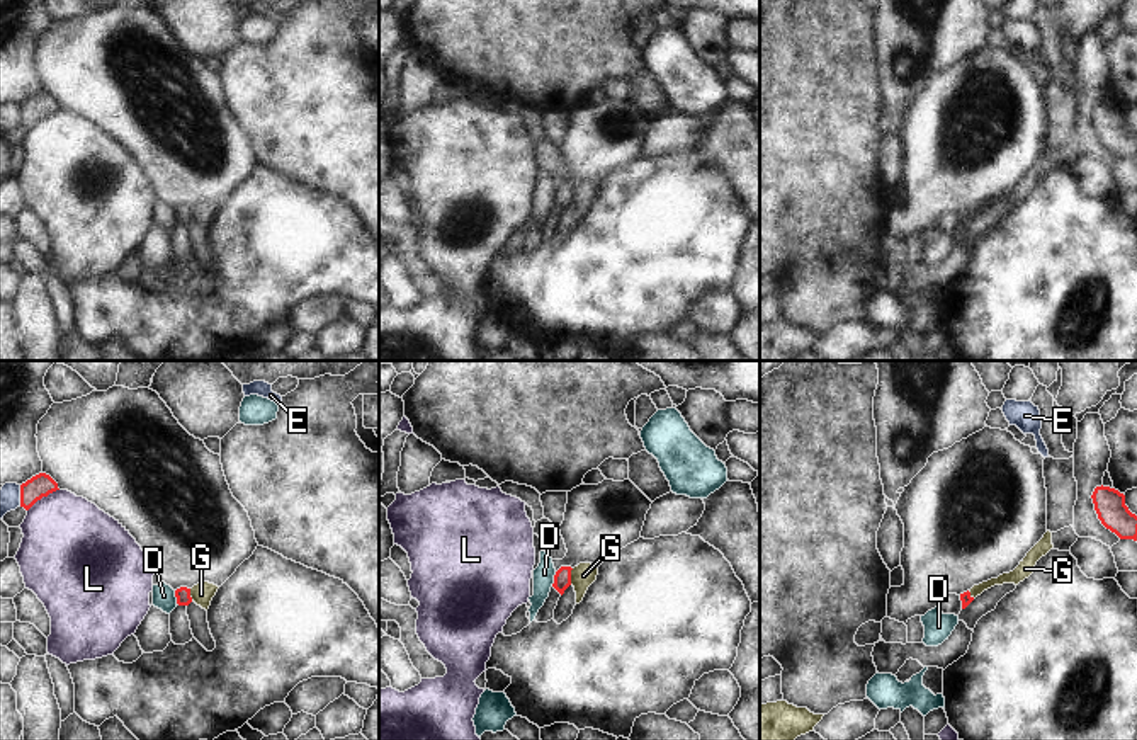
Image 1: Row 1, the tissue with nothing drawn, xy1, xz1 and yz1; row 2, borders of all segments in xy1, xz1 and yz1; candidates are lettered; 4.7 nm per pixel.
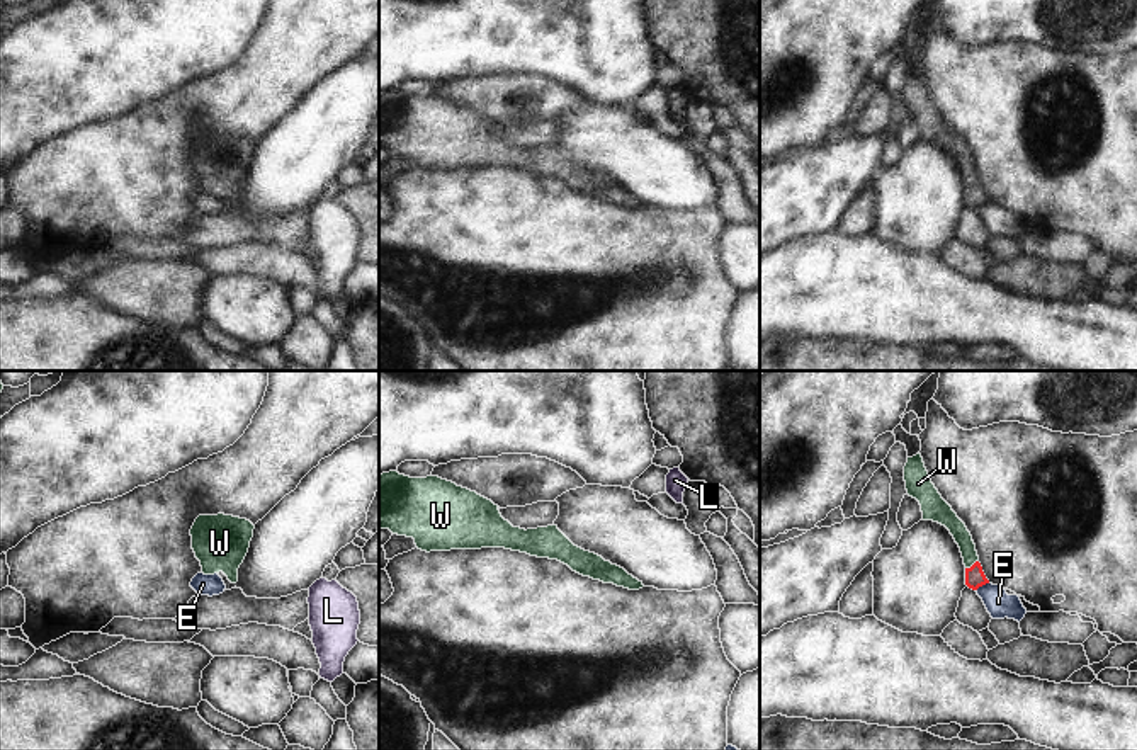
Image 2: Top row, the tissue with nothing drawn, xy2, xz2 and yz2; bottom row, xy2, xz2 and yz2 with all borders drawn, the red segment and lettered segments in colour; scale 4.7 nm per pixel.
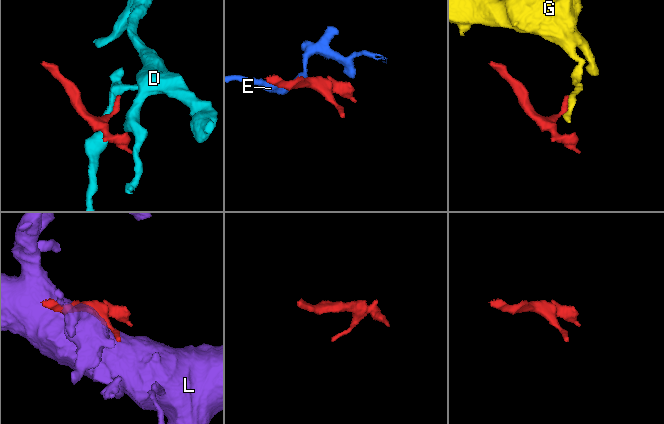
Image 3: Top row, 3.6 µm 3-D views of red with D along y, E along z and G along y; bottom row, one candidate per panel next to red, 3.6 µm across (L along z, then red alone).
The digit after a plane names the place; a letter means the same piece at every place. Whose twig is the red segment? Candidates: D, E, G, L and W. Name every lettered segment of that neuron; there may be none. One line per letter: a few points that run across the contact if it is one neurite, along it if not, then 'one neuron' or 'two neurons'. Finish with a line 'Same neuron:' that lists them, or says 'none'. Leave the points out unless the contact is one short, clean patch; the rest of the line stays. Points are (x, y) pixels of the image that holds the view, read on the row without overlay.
D: two neurons
E: two neurons
G: line xz1 (573, 187), (570, 203); two neurons
L: two neurons
W: line yz2 (974, 196), (972, 184), (961, 152), (949, 138); one neuron
Same neuron: W

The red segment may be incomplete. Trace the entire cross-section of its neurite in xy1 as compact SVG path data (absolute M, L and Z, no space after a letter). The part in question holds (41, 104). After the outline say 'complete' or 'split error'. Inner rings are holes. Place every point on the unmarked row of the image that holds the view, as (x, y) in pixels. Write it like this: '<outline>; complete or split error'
M39 92L20 104L20 126L29 129L37 119L59 109L58 102L46 92Z; complete

